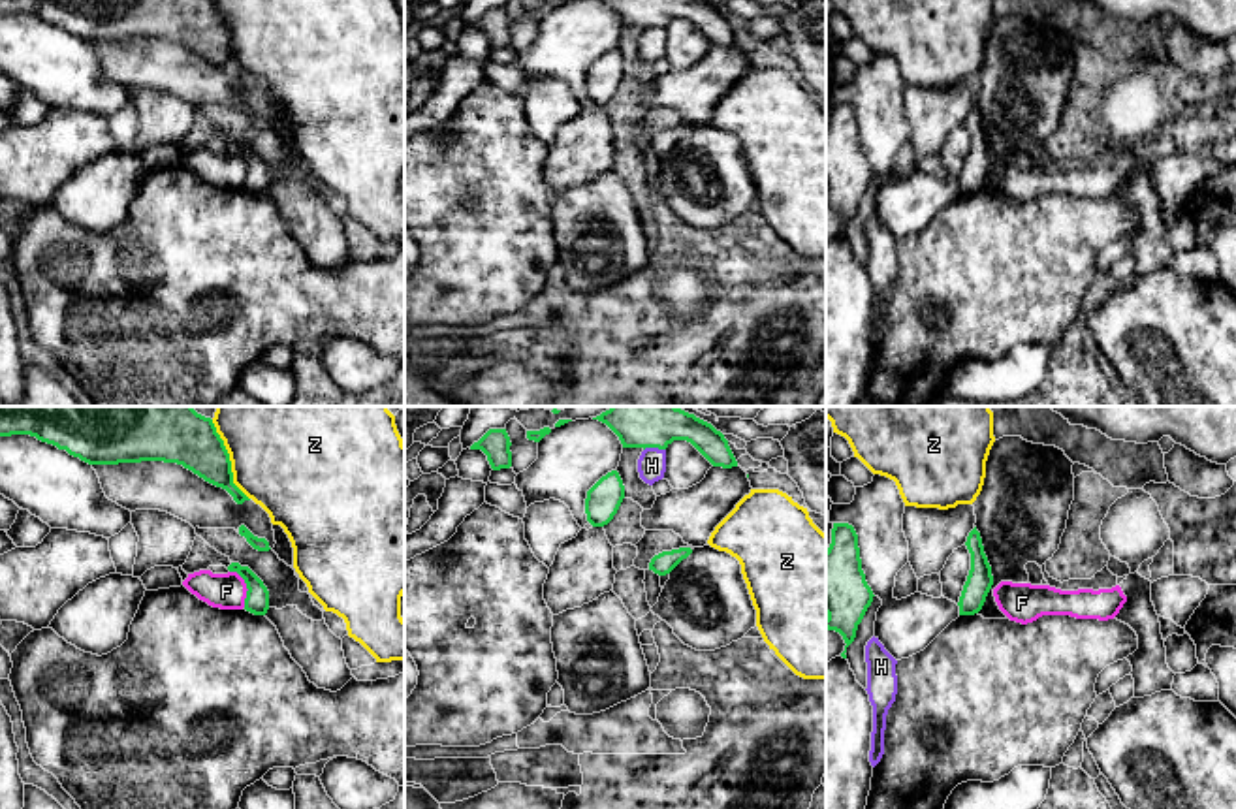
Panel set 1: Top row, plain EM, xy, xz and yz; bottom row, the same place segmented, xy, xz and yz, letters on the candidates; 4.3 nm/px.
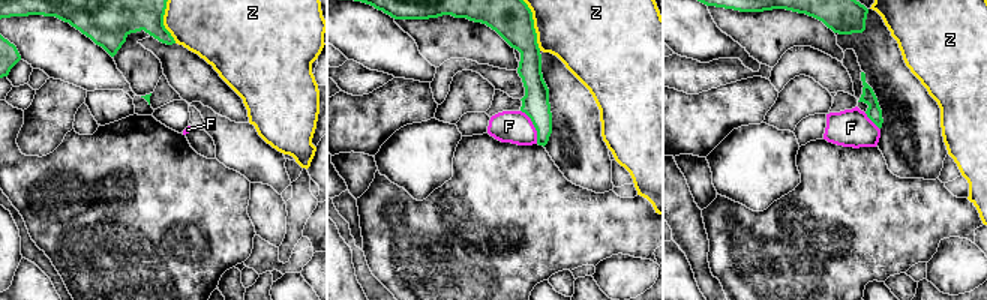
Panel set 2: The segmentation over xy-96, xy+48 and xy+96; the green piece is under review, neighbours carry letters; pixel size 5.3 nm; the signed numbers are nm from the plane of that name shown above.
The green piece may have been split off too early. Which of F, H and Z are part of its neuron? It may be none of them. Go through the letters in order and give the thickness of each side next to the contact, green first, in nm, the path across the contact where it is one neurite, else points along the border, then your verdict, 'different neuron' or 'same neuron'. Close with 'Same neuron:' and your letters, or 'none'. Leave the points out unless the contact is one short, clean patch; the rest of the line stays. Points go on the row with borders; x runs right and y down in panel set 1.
F: 100/160 nm | along xy (230, 571), (245, 584), (245, 606) | different neuron
H: 280/130 nm | different neuron
Z: 240/480 nm | different neuron
Same neuron: none

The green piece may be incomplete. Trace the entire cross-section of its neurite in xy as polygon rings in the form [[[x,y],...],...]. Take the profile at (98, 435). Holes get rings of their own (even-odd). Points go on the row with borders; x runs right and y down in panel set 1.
[[[0,406],[0,436],[30,435],[88,465],[177,463],[226,489],[237,504],[250,500],[235,484],[230,453],[211,418],[192,406]]]

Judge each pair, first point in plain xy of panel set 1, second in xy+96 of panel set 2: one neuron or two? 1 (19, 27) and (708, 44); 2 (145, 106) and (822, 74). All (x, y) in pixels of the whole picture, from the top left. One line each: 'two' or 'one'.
1: one
2: two

